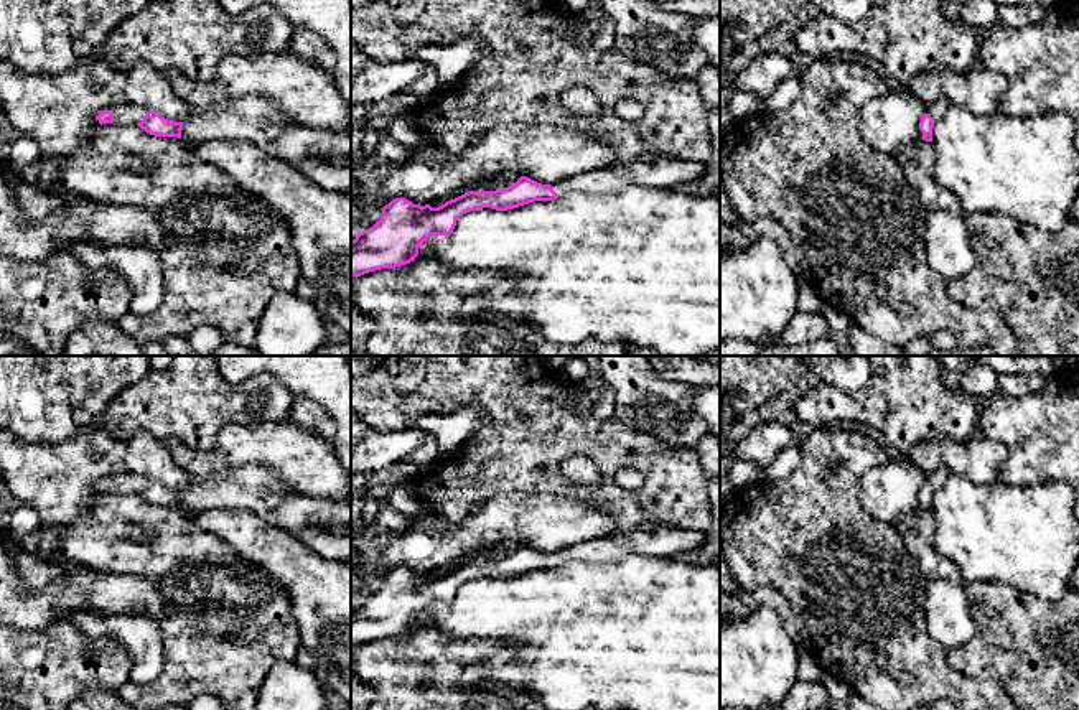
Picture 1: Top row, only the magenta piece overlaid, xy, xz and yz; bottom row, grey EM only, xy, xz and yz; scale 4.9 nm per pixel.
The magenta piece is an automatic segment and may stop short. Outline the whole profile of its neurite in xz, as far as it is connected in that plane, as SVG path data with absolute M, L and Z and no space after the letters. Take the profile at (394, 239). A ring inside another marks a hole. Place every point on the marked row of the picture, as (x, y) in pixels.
M646 156L575 175L552 186L521 176L504 189L468 191L438 208L395 198L382 208L382 216L372 227L357 232L351 241L351 277L410 264L428 237L450 236L456 221L469 211L507 211L534 201L554 201L575 191L619 193L633 185L679 191L703 173L703 163Z

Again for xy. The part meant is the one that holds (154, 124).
M245 97L226 109L194 112L185 122L173 122L148 110L137 125L150 135L176 137L191 143L204 140L254 142L265 153L295 165L316 185L329 191L351 193L351 135L287 119L275 104L264 99ZM264 120L280 127L275 138L260 128ZM316 153L336 153L348 163L318 161Z

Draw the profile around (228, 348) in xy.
M224 343L209 354L193 353L189 356L260 356L255 348L244 348L234 343Z

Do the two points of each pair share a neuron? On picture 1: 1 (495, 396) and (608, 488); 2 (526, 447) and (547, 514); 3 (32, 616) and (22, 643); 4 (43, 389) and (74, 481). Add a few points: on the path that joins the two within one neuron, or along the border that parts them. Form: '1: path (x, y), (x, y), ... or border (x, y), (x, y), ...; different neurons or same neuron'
1: path (529, 412), (549, 432), (579, 435), (597, 453); same neuron
2: border (501, 493), (554, 493), (579, 499); different neurons
3: border (65, 620), (56, 620), (38, 630), (17, 628); different neurons
4: border (79, 425), (68, 439), (60, 442), (23, 440); different neurons

